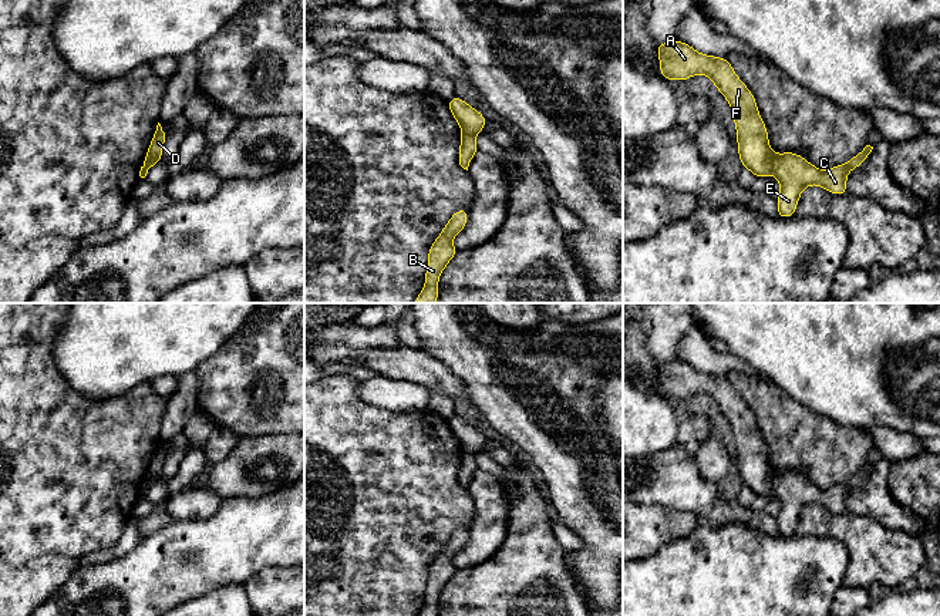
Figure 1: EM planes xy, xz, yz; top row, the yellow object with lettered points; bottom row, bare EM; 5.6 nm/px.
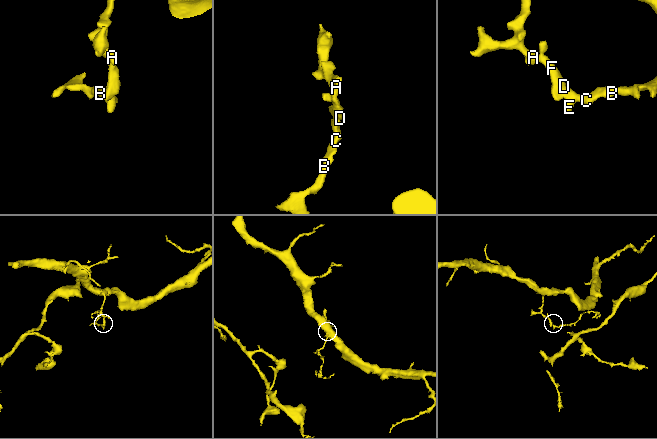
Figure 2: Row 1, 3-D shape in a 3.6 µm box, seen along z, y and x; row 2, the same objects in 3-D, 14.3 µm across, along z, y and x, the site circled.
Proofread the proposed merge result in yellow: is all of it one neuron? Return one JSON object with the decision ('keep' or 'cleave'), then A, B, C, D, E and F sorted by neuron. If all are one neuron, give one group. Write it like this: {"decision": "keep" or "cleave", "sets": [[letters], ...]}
{"decision": "cleave", "sets": [["A", "D", "F"], ["B", "C", "E"]]}

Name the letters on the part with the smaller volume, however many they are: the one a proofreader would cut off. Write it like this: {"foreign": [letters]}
{"foreign": ["B", "C", "E"]}

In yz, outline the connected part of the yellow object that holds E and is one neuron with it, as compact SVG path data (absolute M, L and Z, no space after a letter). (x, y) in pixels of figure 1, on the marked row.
M866 145L846 164L825 171L818 169L795 152L775 154L772 174L781 184L781 191L776 196L778 218L794 216L801 192L809 185L819 185L835 195L848 195L848 174L862 165L872 149L873 147Z

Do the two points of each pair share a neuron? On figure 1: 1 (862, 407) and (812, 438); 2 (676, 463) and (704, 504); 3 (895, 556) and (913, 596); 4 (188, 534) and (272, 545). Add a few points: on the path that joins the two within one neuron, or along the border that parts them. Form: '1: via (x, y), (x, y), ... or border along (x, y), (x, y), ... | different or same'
1: border along (808, 407), (842, 426), (859, 427), (862, 430) | different
2: via (676, 473), (694, 494) | same
3: border along (912, 582), (890, 591) | different
4: via (209, 544), (250, 544) | same

